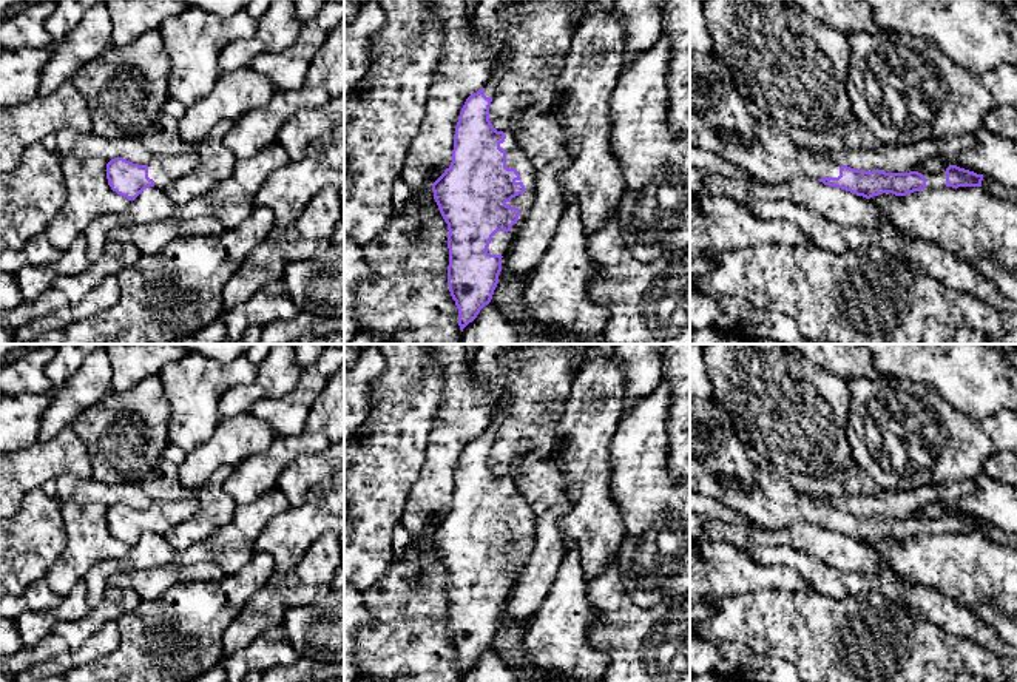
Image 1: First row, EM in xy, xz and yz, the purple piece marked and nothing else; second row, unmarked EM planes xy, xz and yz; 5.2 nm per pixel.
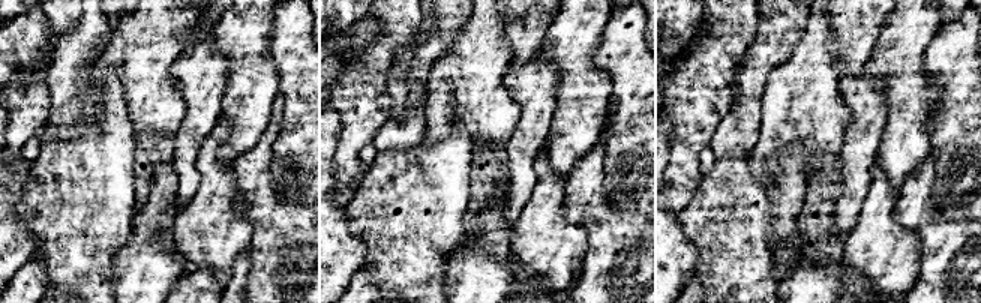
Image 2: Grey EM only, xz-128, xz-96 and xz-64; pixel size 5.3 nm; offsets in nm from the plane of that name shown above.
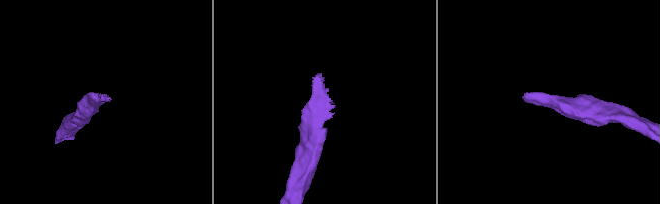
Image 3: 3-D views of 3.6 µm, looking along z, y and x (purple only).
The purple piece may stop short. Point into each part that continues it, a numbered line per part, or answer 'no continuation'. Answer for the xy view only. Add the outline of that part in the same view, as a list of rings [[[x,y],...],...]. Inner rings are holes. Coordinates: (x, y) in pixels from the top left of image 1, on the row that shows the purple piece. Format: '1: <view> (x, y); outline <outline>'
1: xy (164, 168); outline [[[153,154],[148,164],[148,177],[154,181],[154,187],[165,190],[173,181],[196,173],[198,154]]]

